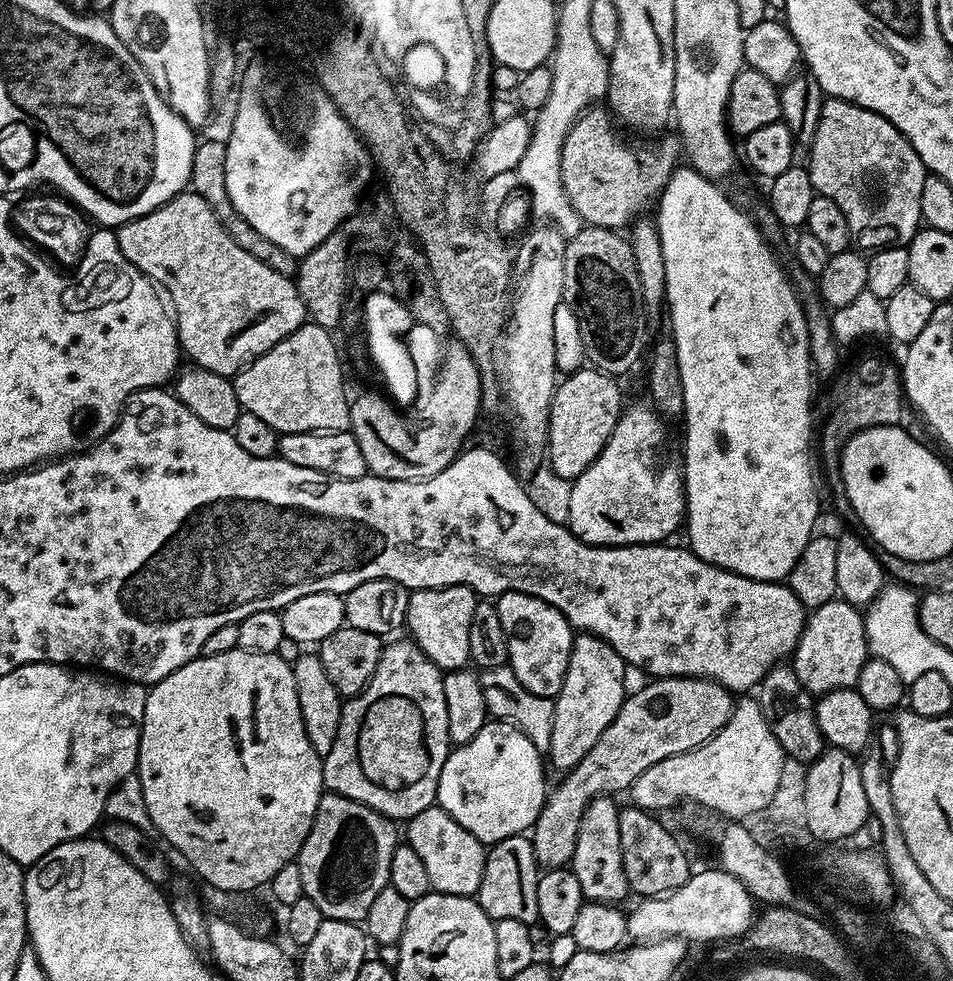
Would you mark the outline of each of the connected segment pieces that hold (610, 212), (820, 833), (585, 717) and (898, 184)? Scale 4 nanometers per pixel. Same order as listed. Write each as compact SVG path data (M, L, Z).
M607 107L587 108L572 124L566 142L562 142L560 173L562 186L585 225L624 230L637 214L647 213L644 211L659 201L661 192L678 167L678 140L672 135L657 144L627 144L612 129L612 124L614 117Z
M829 747L813 764L807 765L805 806L813 841L844 840L865 827L870 809L862 791L860 766L853 753Z
M580 634L573 639L566 678L562 682L562 690L554 698L553 733L546 753L550 764L552 759L554 767L567 770L586 758L602 730L614 722L625 702L624 671L624 660L602 638Z
M825 99L817 130L807 151L806 167L814 190L826 198L834 198L838 210L842 210L846 218L849 241L857 249L879 250L889 246L904 246L920 231L922 182L926 169L914 146L910 146L908 139L891 122L882 118L882 114L874 114L874 110L845 100Z

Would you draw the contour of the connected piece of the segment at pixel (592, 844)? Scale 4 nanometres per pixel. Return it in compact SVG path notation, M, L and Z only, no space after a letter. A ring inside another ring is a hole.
M611 795L598 796L586 806L582 822L578 826L578 842L574 842L574 854L570 867L578 886L582 886L585 901L593 904L619 905L624 895L629 895L626 870L622 866L622 838L620 837L620 809Z

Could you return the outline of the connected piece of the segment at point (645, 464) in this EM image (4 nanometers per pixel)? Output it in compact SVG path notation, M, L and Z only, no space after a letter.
M647 403L636 404L625 407L620 413L620 420L614 426L614 430L610 434L610 438L606 442L606 446L600 451L600 456L586 469L581 476L576 477L572 485L572 493L570 494L570 512L566 523L567 528L574 533L578 539L585 540L588 544L597 546L619 546L622 544L659 544L667 541L668 536L672 536L676 531L681 531L682 525L686 520L686 499L684 493L684 466L679 455L676 456L672 452L668 452L668 448L664 445L664 439L667 438L668 432L664 429L666 423L665 417L657 412L655 407L649 406Z

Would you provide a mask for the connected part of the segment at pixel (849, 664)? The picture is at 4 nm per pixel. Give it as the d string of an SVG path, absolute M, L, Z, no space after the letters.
M833 598L830 602L811 609L802 630L802 638L790 657L790 666L796 671L798 682L807 692L823 694L843 688L855 688L858 674L862 674L862 666L869 658L861 609L845 600Z

